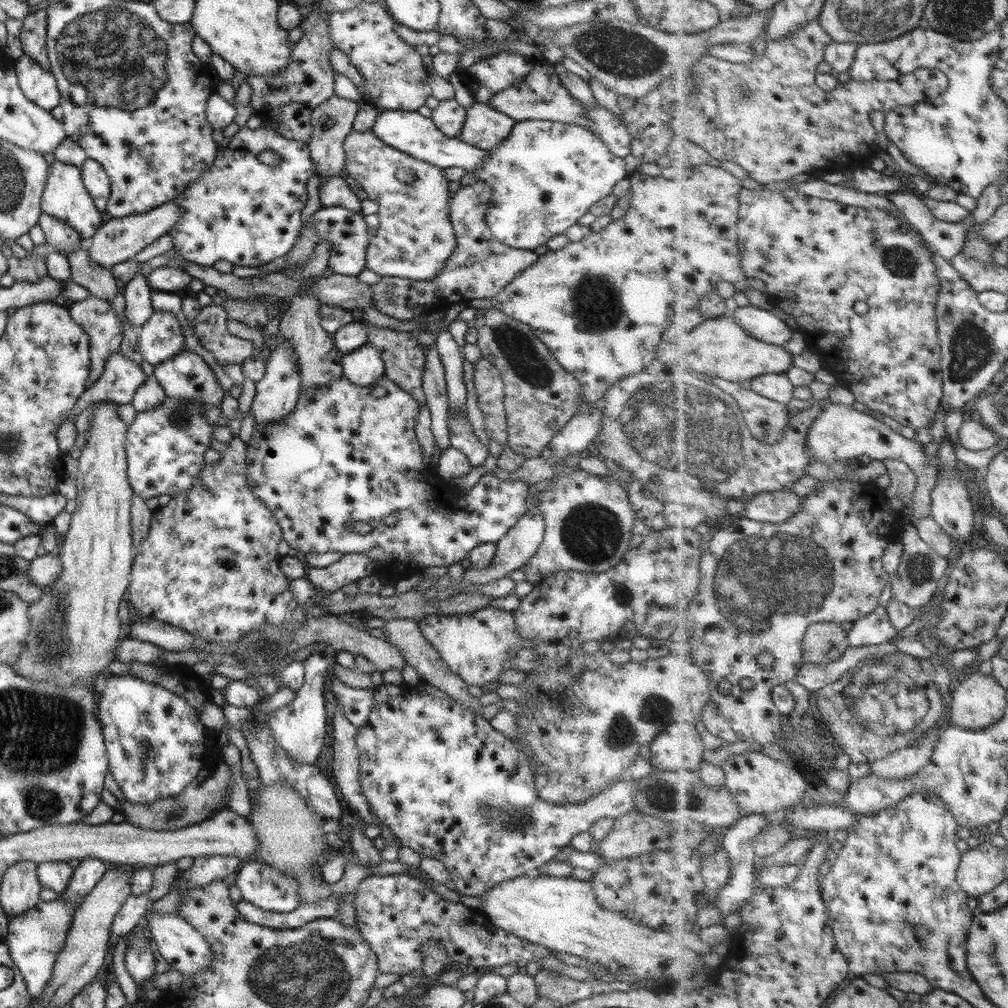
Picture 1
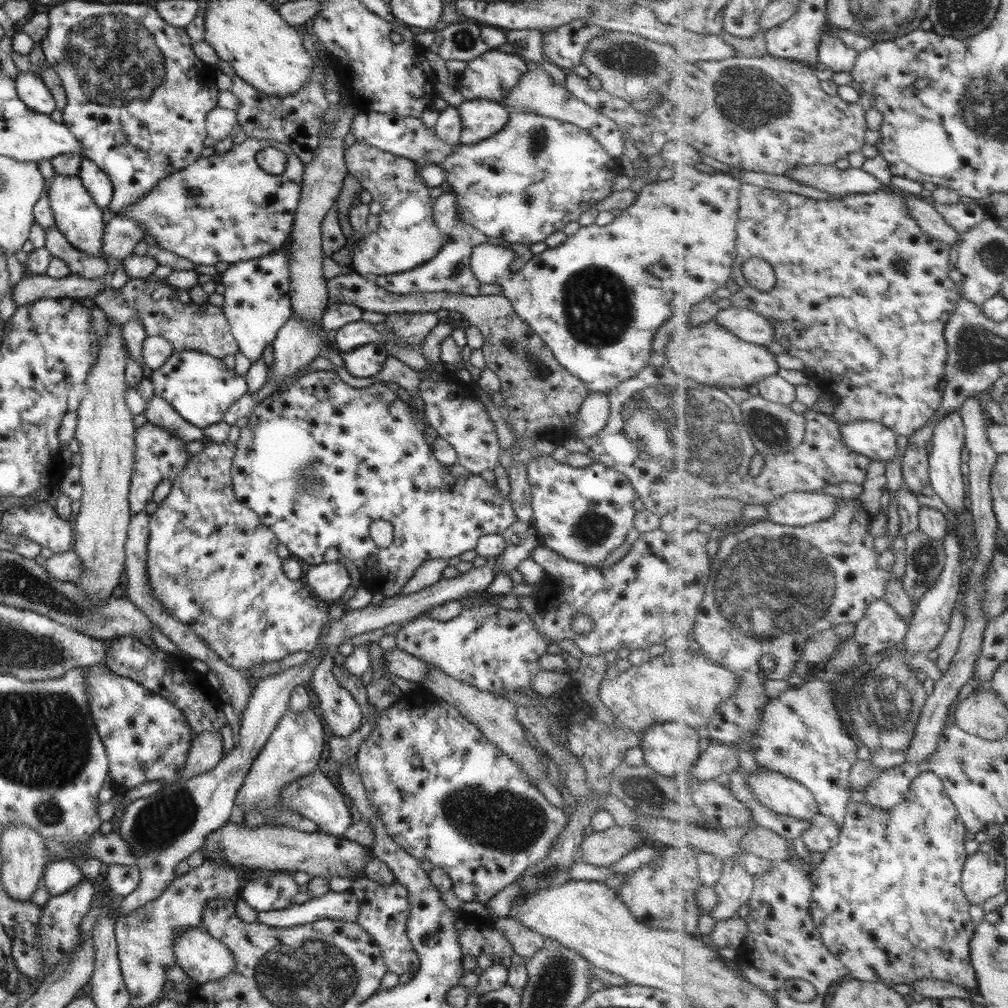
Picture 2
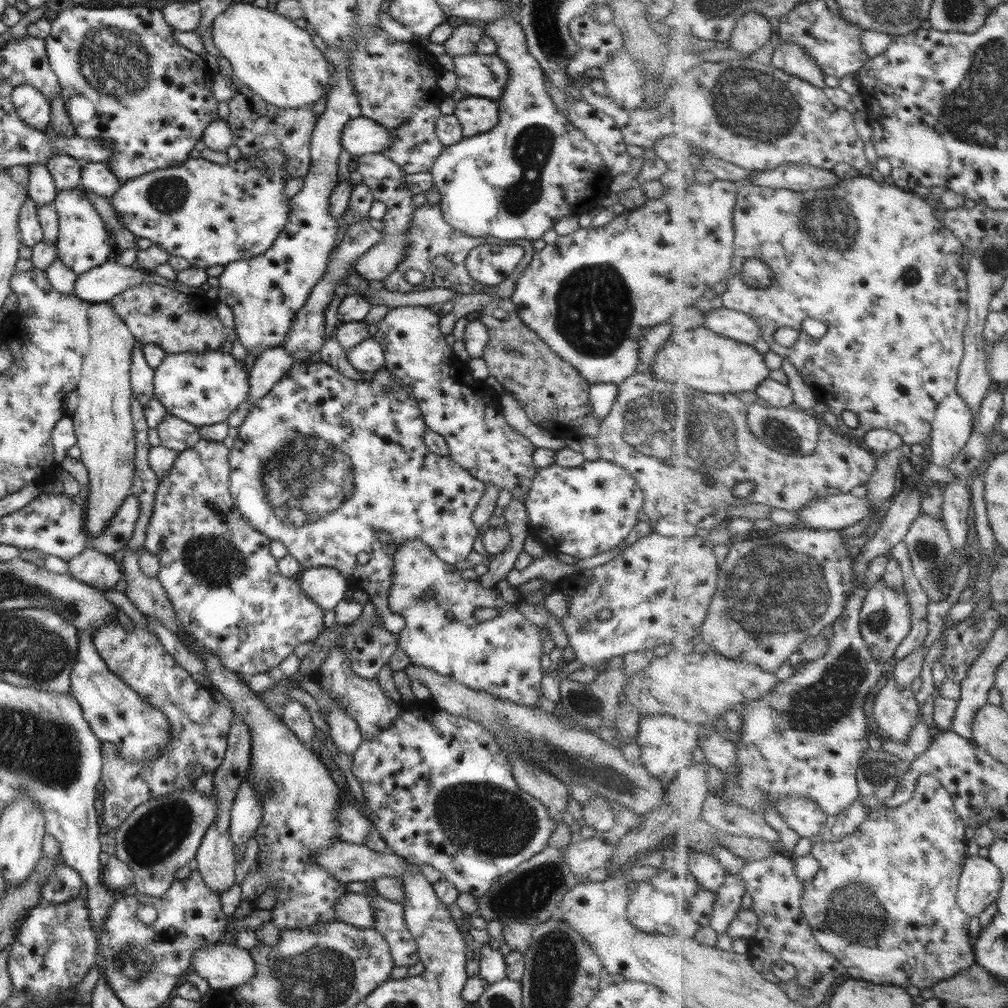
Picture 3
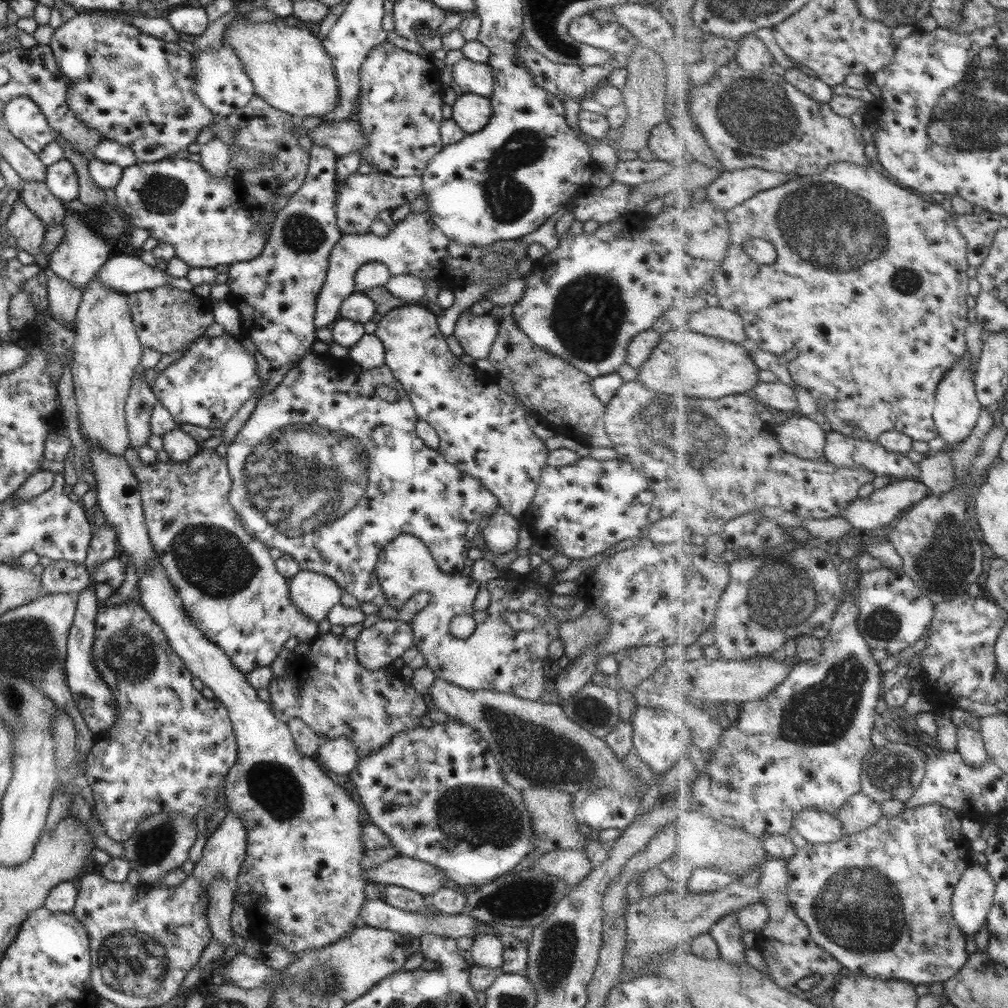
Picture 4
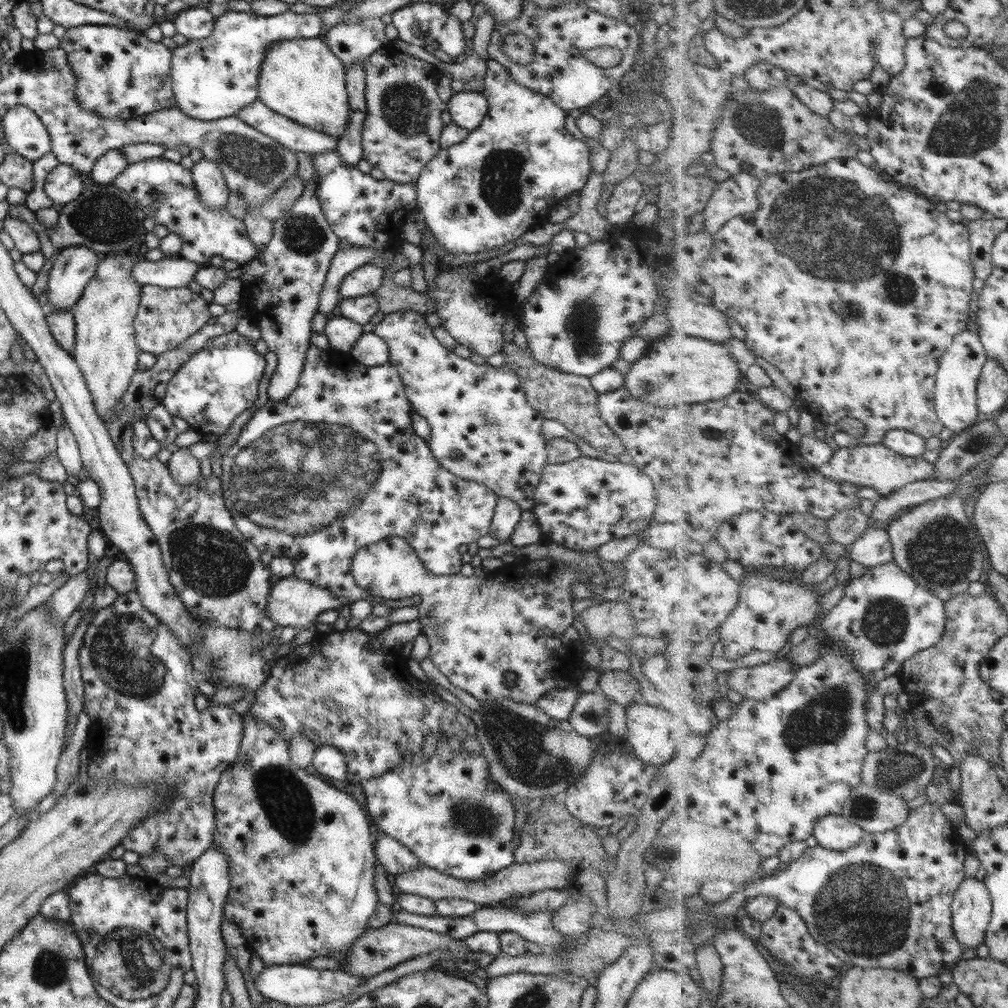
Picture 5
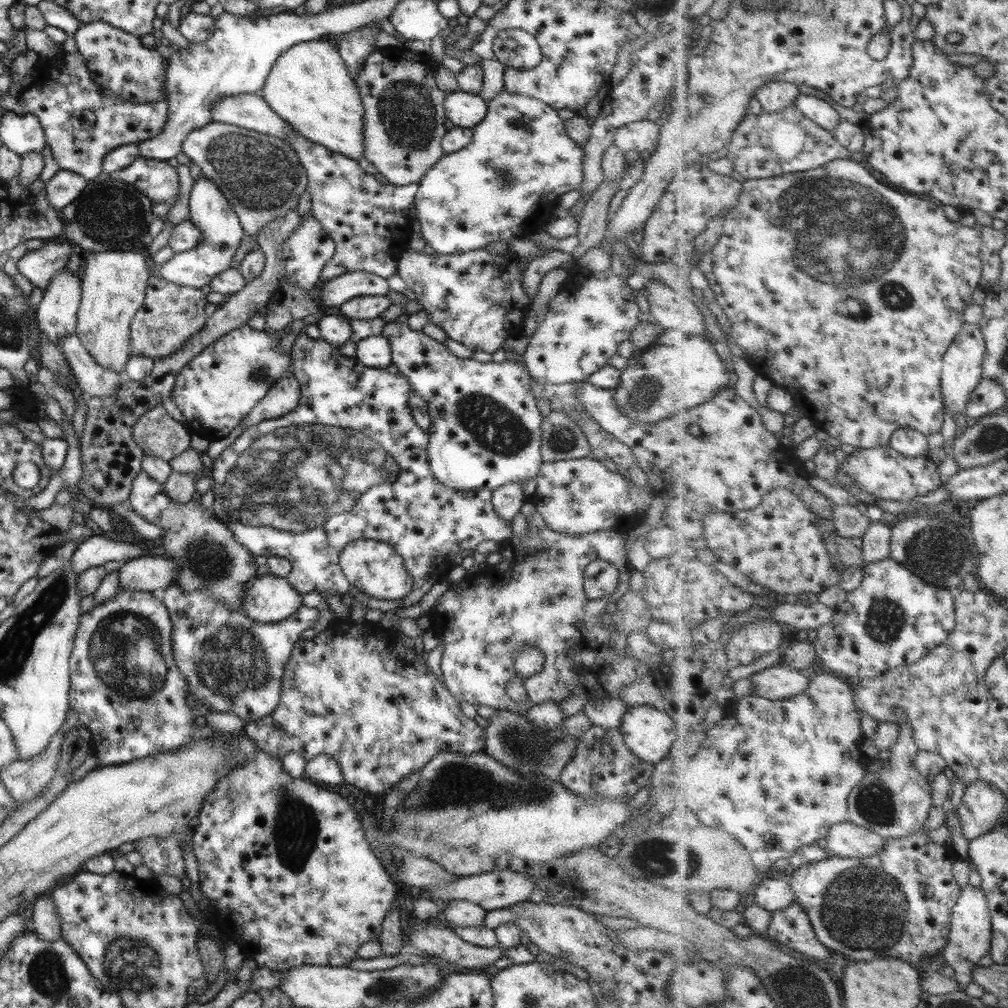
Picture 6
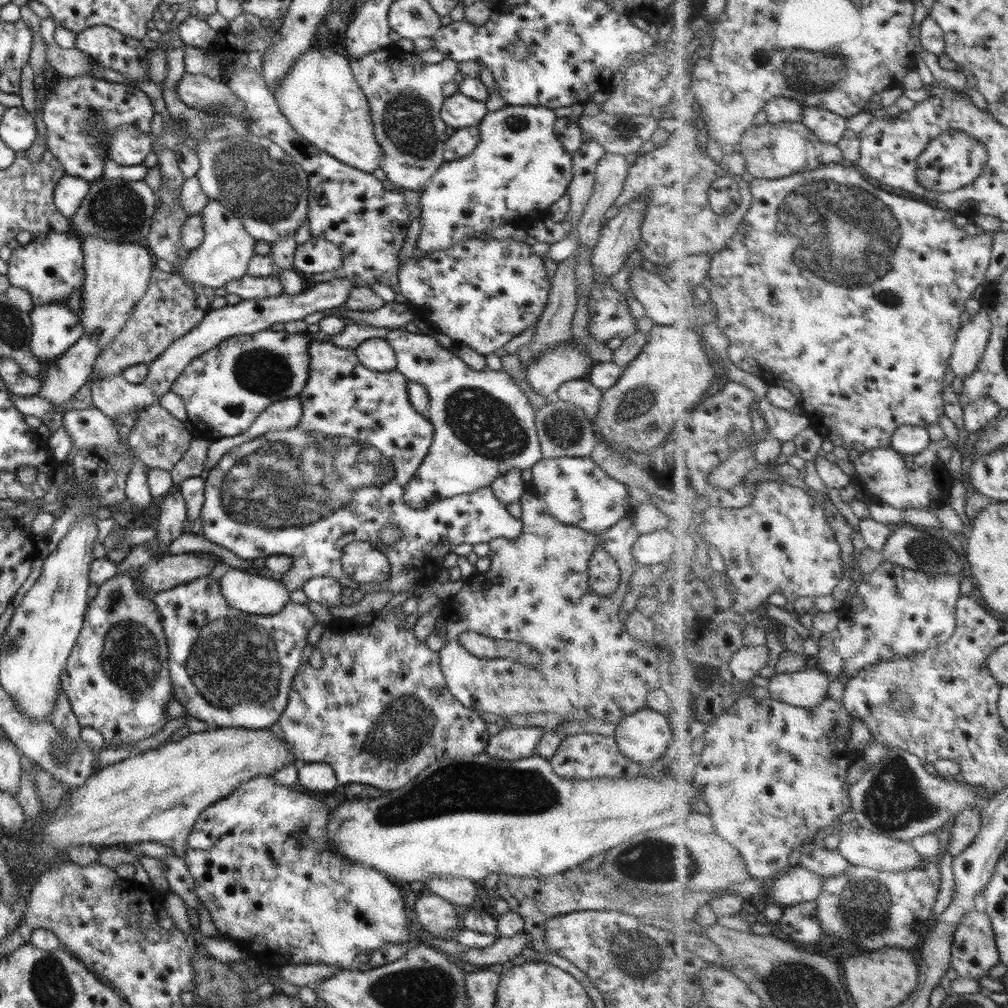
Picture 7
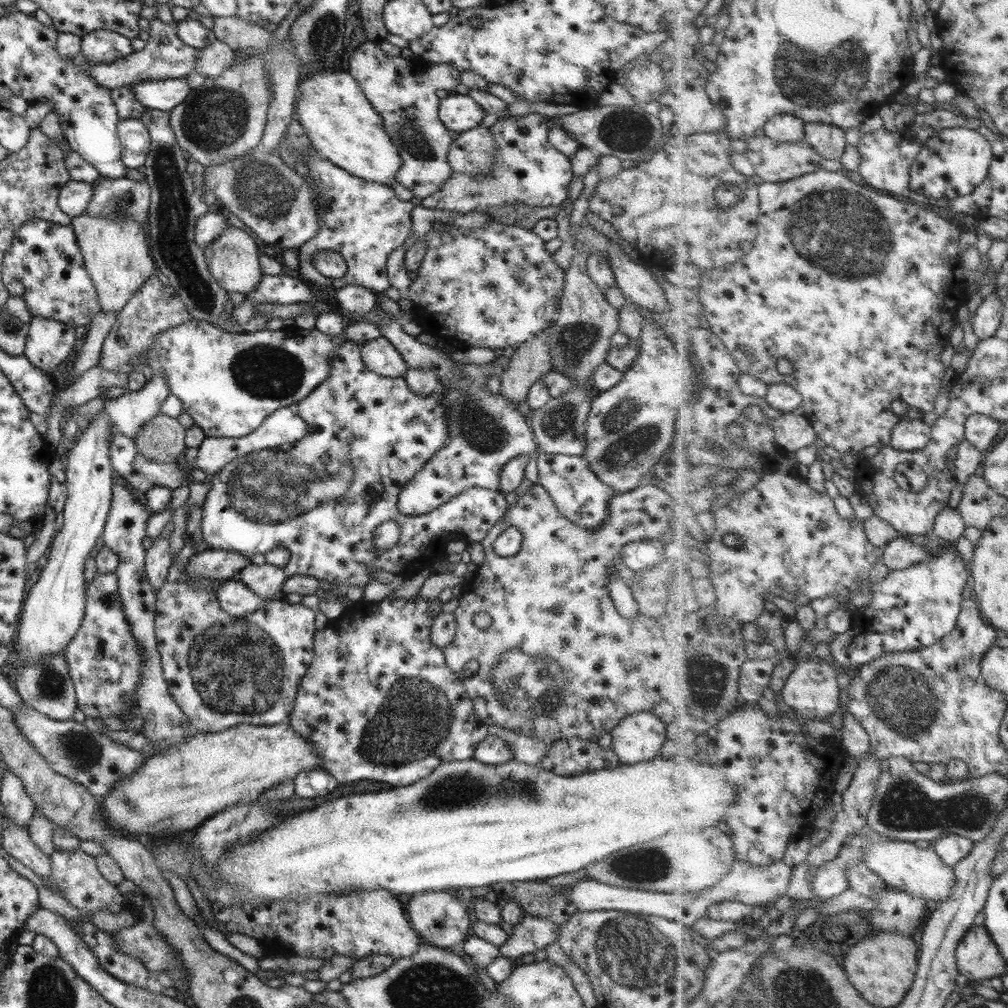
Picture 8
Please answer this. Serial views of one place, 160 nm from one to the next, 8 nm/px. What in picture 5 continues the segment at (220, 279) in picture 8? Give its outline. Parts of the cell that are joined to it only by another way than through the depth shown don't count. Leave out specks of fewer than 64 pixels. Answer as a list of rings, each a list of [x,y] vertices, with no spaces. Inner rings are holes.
[[[204,158],[189,169],[193,188],[205,208],[224,208],[229,191],[220,170]],[[164,257],[157,262],[141,260],[131,269],[131,278],[139,286],[157,286],[159,288],[181,288],[186,287],[199,271],[200,266],[193,262],[185,262],[178,258]]]

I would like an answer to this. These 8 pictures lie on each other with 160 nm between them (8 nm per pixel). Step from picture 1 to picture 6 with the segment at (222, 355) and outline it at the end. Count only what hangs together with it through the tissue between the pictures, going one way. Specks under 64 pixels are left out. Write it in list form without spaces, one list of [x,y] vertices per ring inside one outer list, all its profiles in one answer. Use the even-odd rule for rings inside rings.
[[[150,276],[145,287],[145,298],[136,310],[129,326],[128,354],[160,359],[178,350],[194,333],[205,325],[207,317],[203,311],[206,296],[200,290],[175,286],[163,278]]]

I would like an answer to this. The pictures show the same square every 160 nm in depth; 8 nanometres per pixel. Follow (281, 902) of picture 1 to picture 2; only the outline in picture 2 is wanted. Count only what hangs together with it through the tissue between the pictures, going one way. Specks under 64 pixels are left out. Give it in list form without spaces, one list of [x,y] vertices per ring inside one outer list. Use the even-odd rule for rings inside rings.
[[[250,871],[242,880],[238,898],[256,912],[281,910],[291,905],[289,898],[298,892],[297,887],[289,872]]]

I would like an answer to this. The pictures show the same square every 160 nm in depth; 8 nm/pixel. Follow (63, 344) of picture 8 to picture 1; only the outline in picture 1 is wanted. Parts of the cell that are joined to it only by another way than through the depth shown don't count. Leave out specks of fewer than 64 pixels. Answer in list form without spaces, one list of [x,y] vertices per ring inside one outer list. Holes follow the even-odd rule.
[[[56,160],[48,166],[46,183],[40,198],[40,211],[69,225],[81,239],[91,238],[102,225],[101,213],[95,208],[80,175],[80,169]]]

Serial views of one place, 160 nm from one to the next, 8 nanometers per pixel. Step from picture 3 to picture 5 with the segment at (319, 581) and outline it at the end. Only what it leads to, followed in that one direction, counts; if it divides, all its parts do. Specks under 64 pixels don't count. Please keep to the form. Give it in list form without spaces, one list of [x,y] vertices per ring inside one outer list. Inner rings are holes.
[[[294,576],[277,579],[271,583],[265,602],[264,613],[271,620],[272,624],[282,628],[291,626],[291,628],[306,629],[310,628],[316,614],[325,612],[325,610],[339,610],[341,602],[333,596],[328,590],[317,588],[304,580],[299,580]]]

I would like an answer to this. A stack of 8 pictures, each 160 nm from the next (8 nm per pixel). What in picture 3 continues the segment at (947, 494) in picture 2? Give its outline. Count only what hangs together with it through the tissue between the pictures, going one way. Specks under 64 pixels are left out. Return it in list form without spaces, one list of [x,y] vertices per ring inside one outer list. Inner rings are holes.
[[[957,392],[949,394],[941,404],[938,405],[935,420],[933,422],[933,433],[930,440],[931,455],[927,458],[931,463],[950,469],[948,466],[957,460],[961,449],[970,441],[973,432],[974,412],[965,400]]]

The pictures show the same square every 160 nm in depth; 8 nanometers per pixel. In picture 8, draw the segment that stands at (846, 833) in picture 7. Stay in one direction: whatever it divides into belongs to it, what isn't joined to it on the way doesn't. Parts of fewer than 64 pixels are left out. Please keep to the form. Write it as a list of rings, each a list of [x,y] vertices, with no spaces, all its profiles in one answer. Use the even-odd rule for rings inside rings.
[[[893,840],[893,843],[885,844],[870,841],[863,862],[868,864],[871,871],[879,874],[887,885],[928,900],[928,916],[937,906],[941,905],[941,902],[950,900],[956,888],[957,878],[955,878],[954,867],[948,866],[932,848],[919,848],[913,842]]]

